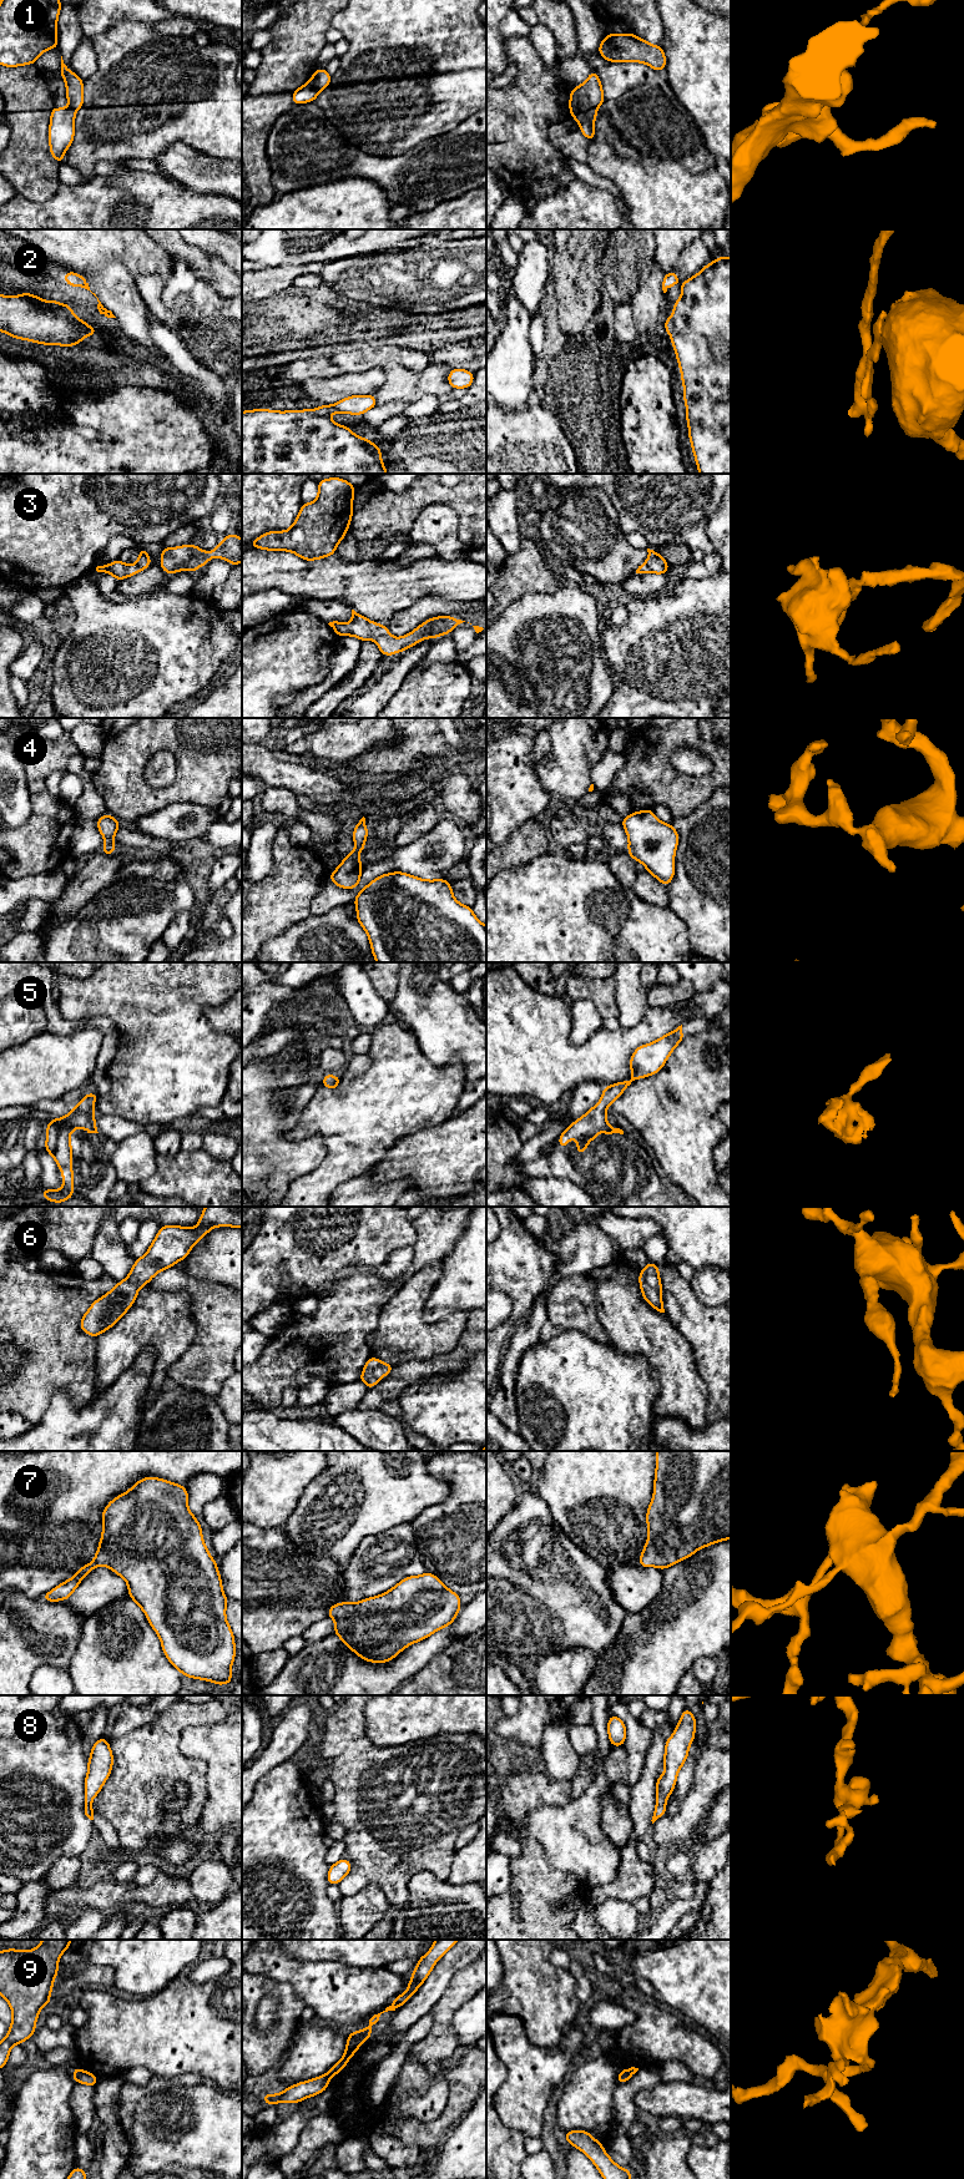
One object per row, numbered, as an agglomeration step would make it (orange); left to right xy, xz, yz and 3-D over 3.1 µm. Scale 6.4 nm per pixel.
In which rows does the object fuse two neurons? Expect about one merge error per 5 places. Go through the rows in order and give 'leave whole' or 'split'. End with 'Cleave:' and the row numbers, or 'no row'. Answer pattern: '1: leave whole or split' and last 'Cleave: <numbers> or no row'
1: split
2: split
3: leave whole
4: leave whole
5: leave whole
6: leave whole
7: leave whole
8: leave whole
9: split
Cleave: 1, 2, 9

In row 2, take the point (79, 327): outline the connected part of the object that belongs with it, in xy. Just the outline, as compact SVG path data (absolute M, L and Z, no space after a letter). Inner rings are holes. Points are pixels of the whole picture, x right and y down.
M75 318L71 323L72 332L75 334L89 337L96 335L97 329L86 324L82 319Z

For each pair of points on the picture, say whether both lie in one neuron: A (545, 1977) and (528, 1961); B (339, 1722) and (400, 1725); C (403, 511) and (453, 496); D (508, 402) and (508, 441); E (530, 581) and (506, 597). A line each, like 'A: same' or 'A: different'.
A: same
B: different
C: same
D: different
E: same

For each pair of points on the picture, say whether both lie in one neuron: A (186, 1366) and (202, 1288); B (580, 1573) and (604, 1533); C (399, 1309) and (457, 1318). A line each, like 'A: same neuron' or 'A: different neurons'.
A: same neuron
B: different neurons
C: same neuron

